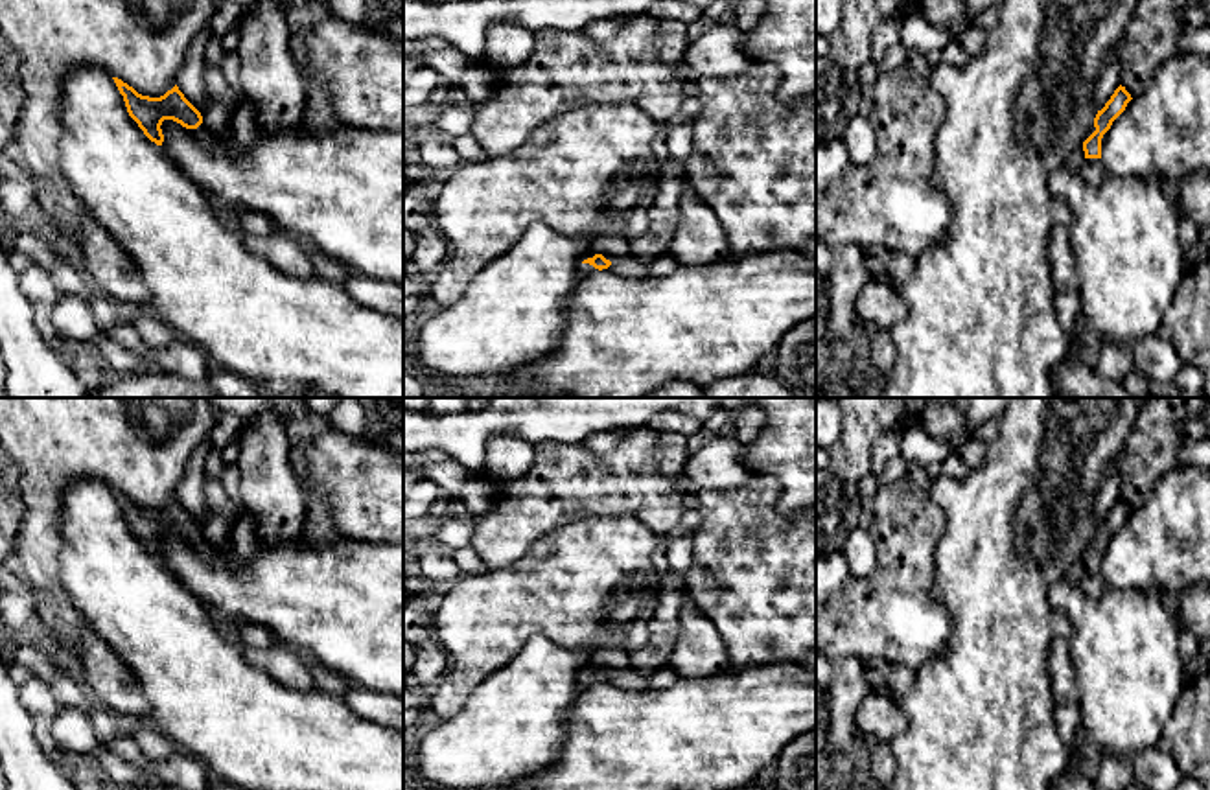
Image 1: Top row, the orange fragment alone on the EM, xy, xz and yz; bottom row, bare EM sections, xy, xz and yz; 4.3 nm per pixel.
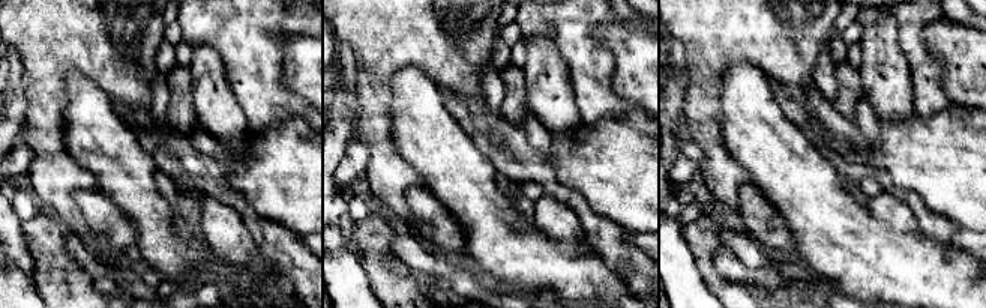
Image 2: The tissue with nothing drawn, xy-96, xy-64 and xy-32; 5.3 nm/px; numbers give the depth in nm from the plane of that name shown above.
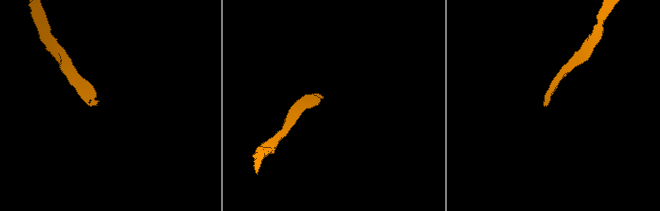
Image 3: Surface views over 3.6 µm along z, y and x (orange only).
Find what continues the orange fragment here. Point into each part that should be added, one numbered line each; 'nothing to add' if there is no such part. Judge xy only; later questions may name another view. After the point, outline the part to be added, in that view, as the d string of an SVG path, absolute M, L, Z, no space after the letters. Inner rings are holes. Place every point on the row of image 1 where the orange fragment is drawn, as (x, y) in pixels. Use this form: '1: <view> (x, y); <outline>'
1: xy (209, 142); M203 123L197 129L190 129L190 133L204 151L214 155L228 155L228 145L223 140L212 136Z

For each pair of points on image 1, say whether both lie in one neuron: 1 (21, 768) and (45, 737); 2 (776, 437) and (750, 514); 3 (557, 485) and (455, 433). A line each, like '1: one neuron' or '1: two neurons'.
1: two neurons
2: two neurons
3: two neurons

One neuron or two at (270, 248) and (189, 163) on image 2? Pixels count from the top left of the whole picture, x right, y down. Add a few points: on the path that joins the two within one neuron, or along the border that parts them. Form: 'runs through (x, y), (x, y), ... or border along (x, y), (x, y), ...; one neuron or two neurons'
runs through (258, 226), (212, 181); one neuron

